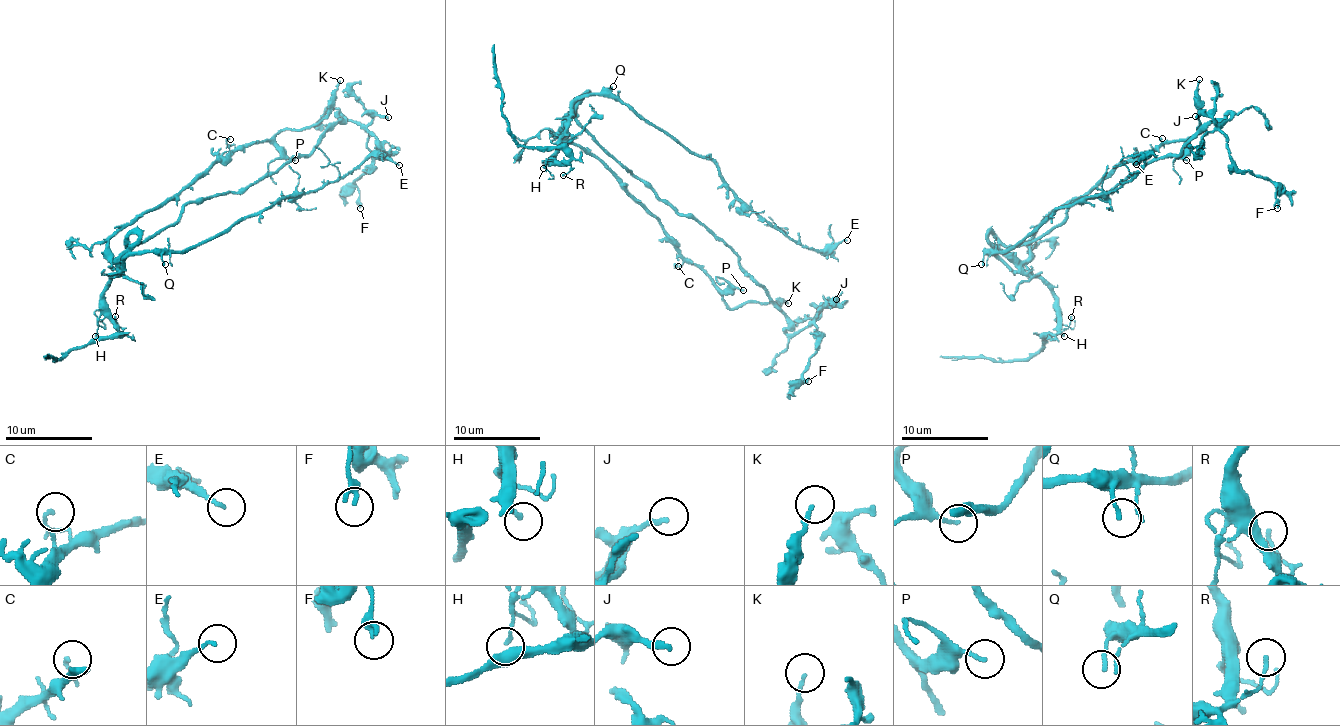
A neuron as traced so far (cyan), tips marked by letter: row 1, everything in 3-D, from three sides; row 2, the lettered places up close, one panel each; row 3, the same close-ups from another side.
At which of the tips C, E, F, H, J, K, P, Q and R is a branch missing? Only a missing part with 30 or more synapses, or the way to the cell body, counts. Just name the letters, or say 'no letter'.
no letter

